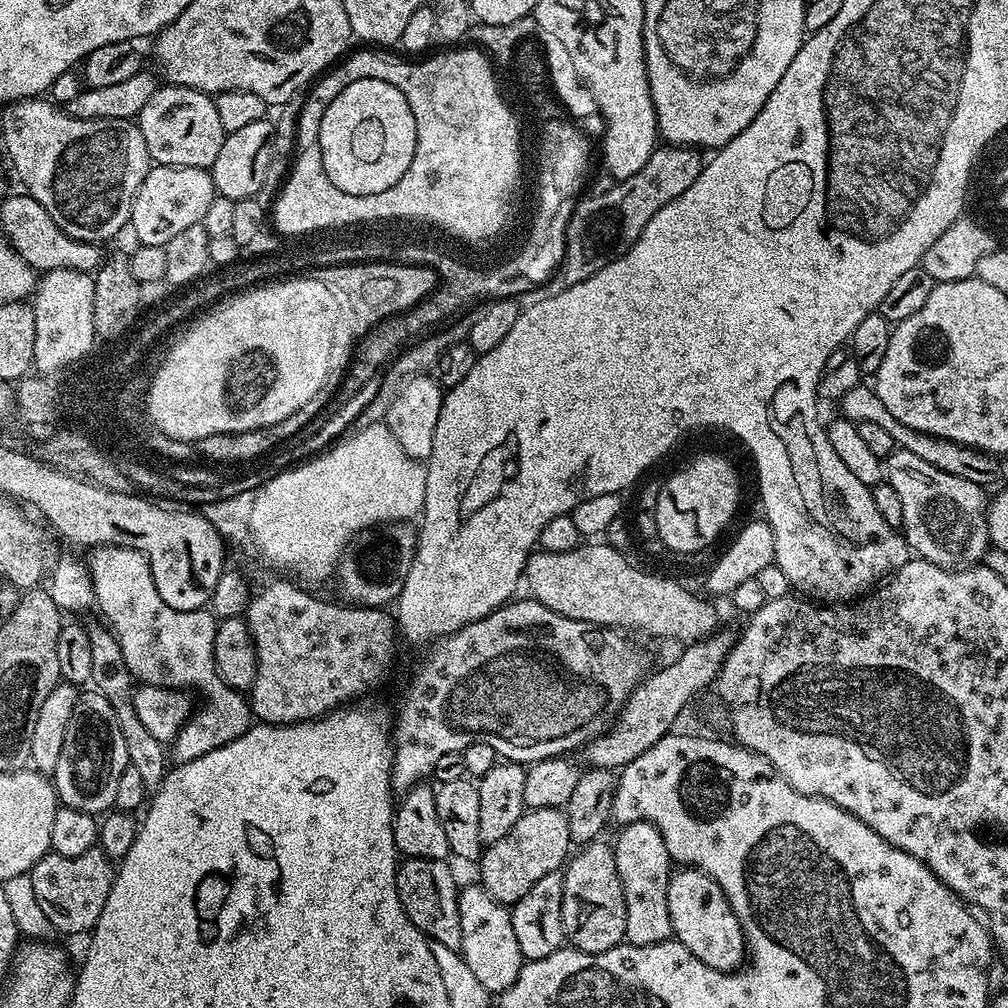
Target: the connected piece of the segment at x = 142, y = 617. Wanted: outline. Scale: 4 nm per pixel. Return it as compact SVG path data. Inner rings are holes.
M106 544L91 549L87 556L86 573L87 579L90 581L90 592L94 597L95 607L97 609L100 607L107 627L115 632L116 641L122 646L122 658L126 658L126 666L132 671L133 677L140 684L191 690L197 697L200 695L204 699L201 704L199 701L192 717L184 723L175 740L171 741L171 755L173 757L176 755L175 759L180 762L202 758L202 754L210 754L210 750L218 750L222 746L226 746L226 742L234 742L234 738L246 734L246 730L251 728L254 723L249 697L236 688L230 687L226 682L222 682L222 678L216 673L214 634L218 623L217 617L213 616L207 607L187 612L166 606L166 602L162 602L162 598L158 594L158 586L154 586L148 559L141 549L120 548L117 544Z

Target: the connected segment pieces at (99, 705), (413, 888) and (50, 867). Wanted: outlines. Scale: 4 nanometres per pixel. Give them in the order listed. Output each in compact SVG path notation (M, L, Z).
M81 691L80 700L74 706L74 714L70 714L70 722L66 726L66 742L62 742L58 766L50 774L59 803L83 812L107 813L114 805L118 778L122 778L122 770L129 766L126 742L122 742L122 730L110 702L106 702L101 692Z
M405 859L396 870L396 889L410 922L414 922L414 926L418 930L422 930L430 939L442 942L442 946L459 949L462 942L462 926L458 914L458 883L456 884L451 870L447 868L448 866L443 860Z
M99 846L77 856L63 856L49 850L33 866L30 875L38 906L42 906L46 918L50 918L53 929L57 933L76 936L79 932L91 933L95 928L98 914L102 914L102 906L106 906L106 898L110 894L114 864Z

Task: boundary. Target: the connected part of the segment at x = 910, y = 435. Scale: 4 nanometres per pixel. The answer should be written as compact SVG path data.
M864 382L857 384L838 401L839 415L843 419L851 420L855 425L862 422L874 422L874 426L882 426L882 430L886 430L886 434L894 438L896 448L905 448L910 450L910 454L918 454L918 458L930 462L930 466L938 466L938 470L946 470L946 474L958 474L958 478L966 478L981 486L989 486L988 484L994 483L999 478L1001 461L992 453L981 452L979 447L971 444L950 442L946 438L910 430L910 426L902 426L902 422L898 422L898 418L894 418L894 414L886 410L882 398L878 398L875 387L868 385L867 388L866 384Z

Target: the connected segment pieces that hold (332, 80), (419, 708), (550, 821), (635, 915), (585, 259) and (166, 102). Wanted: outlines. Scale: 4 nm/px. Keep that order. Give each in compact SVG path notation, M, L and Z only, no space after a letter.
M360 46L360 49L355 52L355 50L349 51L347 55L343 57L337 63L335 66L328 69L327 72L323 73L307 89L306 95L304 97L304 105L302 106L302 110L298 114L298 118L296 119L296 135L297 137L304 138L304 136L312 136L312 138L319 137L320 135L320 127L322 126L322 114L326 114L326 110L330 107L330 102L334 102L334 98L338 98L338 94L342 94L342 90L346 90L346 86L350 86L350 82L358 82L362 78L366 78L369 76L370 78L378 78L382 82L390 82L390 86L398 86L398 90L402 90L402 94L406 98L406 102L410 102L410 110L414 114L414 122L416 123L416 145L414 146L414 158L410 162L410 166L406 170L406 174L402 174L402 178L398 178L398 182L394 182L394 186L396 188L396 192L387 192L387 190L382 190L382 194L366 194L365 196L355 196L354 194L346 194L342 190L338 190L338 186L334 186L334 182L330 182L330 178L326 174L326 170L322 166L322 162L320 161L320 154L319 151L312 150L312 152L304 153L297 151L295 153L294 159L291 161L288 175L278 193L278 195L275 197L274 203L276 203L276 209L273 207L270 212L270 219L275 225L280 220L296 220L296 232L304 231L305 229L309 228L317 228L321 225L328 225L328 224L341 224L341 221L353 221L353 220L366 220L368 217L382 217L382 216L424 216L427 217L430 220L436 220L437 223L443 224L446 228L450 228L453 230L453 232L459 232L462 236L467 237L482 237L482 236L488 236L489 233L496 232L496 229L499 228L500 223L502 220L504 220L504 211L505 211L505 205L508 205L508 196L509 196L509 189L512 189L512 183L514 177L516 177L517 167L516 167L516 128L513 128L513 122L512 118L509 116L510 110L508 109L508 106L506 102L504 101L504 96L501 92L501 85L499 83L496 84L496 76L494 73L492 73L492 68L494 69L494 64L491 59L481 49L475 47L475 46L467 46L468 48L464 48L465 46L456 46L453 47L451 50L444 50L448 52L440 52L437 54L437 56L432 56L433 54L425 55L423 58L409 58L407 55L401 54L399 51L396 50L389 50L387 47L384 46Z
M525 598L513 599L500 608L495 608L489 616L483 616L478 622L470 622L462 630L445 636L439 642L433 643L427 649L428 657L416 668L416 673L412 676L412 681L404 688L404 693L400 696L400 705L394 708L394 723L392 725L392 787L397 793L407 794L416 787L417 784L427 781L433 775L435 763L438 758L451 752L461 752L472 744L485 744L493 748L497 757L505 761L529 765L537 760L544 760L547 756L564 756L572 754L581 746L599 736L605 728L611 725L616 719L628 696L636 689L649 671L648 660L631 644L628 640L623 640L619 631L594 624L587 624L574 618L566 618L554 614L546 606L542 606L538 601Z
M527 809L518 818L518 822L514 822L514 826L510 826L510 834L506 834L506 838L498 838L498 842L489 844L483 849L478 861L478 867L480 867L479 883L483 884L486 891L498 903L505 906L514 905L518 902L518 898L522 898L522 894L526 894L526 890L530 890L530 886L534 886L534 882L538 882L538 878L546 878L546 874L550 874L551 872L560 872L569 859L570 851L568 852L568 848L571 849L572 847L570 826L566 826L566 818L561 809Z
M639 820L619 829L612 853L626 898L625 941L634 948L651 948L652 945L672 936L670 906L666 906L666 890L674 871L672 855L666 850L663 834L650 822Z
M657 146L638 174L613 183L613 188L597 196L585 195L573 208L565 232L563 283L569 285L589 280L598 274L598 270L625 256L630 246L638 242L646 222L650 222L650 218L654 218L666 202L674 202L678 194L686 194L686 190L694 186L694 178L698 178L702 167L700 156L701 153L695 148Z
M177 84L157 87L156 92L146 102L146 106L142 106L138 123L142 138L146 142L149 161L179 168L211 169L226 135L222 122L218 119L218 106L215 99L209 93L199 92L193 88L183 88Z

